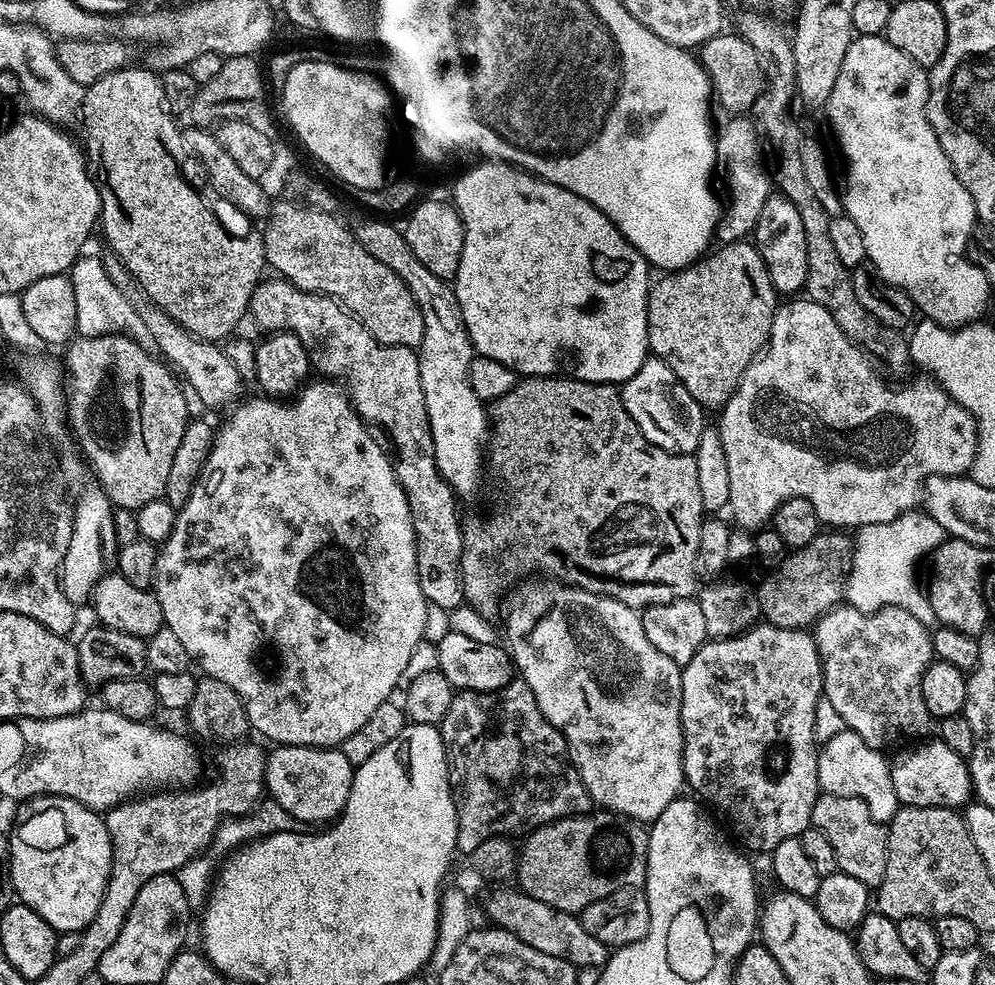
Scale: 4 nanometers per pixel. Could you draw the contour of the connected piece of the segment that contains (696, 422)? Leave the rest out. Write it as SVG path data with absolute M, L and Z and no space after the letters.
M655 358L644 360L638 374L624 381L619 393L630 418L634 418L634 422L651 444L683 456L695 453L698 438L702 438L702 430L706 426L706 412L692 397L690 390L680 385L667 362Z

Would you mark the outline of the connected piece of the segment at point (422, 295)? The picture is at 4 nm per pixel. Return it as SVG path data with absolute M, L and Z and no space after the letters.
M368 218L365 224L355 225L354 235L357 242L368 251L382 266L390 266L402 282L410 290L418 310L422 314L424 333L418 349L420 373L422 374L422 394L426 402L426 414L430 418L430 434L434 442L434 458L440 471L440 477L452 487L457 497L472 496L480 488L480 467L486 464L485 444L490 436L490 412L485 401L474 394L474 386L470 386L470 362L474 355L472 339L464 325L462 310L458 306L455 287L449 281L438 278L438 274L430 274L418 258L410 250L403 231L399 227L387 224L384 218Z

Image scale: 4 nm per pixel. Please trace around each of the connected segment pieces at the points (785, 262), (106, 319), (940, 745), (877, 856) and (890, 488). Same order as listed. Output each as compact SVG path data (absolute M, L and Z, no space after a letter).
M773 194L766 198L762 214L758 214L754 243L770 274L770 282L781 297L792 298L805 291L807 282L805 227L797 207L790 198L781 194Z
M81 255L70 269L74 286L74 310L78 310L77 333L80 336L101 336L118 332L121 336L131 336L139 344L151 345L153 338L146 330L136 304L128 301L129 295L118 290L114 282L110 282L110 274L106 274L103 259L99 255L97 257L88 255Z
M939 738L902 751L890 766L895 796L901 805L934 806L935 808L965 807L972 798L972 778L967 761L950 750Z
M829 792L817 795L811 827L826 834L830 846L834 849L839 871L850 874L850 878L858 878L858 882L862 882L870 890L880 887L886 874L888 830L885 825L876 821L874 814L870 814L870 806L866 806L862 798L850 798Z
M792 298L777 307L772 319L772 333L766 345L766 351L757 356L742 374L740 385L728 399L719 413L718 431L722 438L722 450L726 450L726 471L730 474L731 519L739 527L747 530L759 530L771 521L772 515L782 502L790 498L806 498L814 510L818 510L821 525L831 526L836 530L859 530L866 524L890 522L903 512L911 512L921 503L922 489L931 476L962 476L971 469L974 454L978 446L976 419L969 414L946 390L927 375L920 374L913 384L904 384L901 388L891 388L876 373L877 365L872 356L867 354L838 328L837 322L823 306L807 298Z

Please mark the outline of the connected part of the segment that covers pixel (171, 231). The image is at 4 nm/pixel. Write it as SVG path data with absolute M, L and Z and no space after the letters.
M129 66L106 74L106 78L98 78L98 82L84 89L82 124L83 120L84 136L88 139L86 156L98 173L98 224L101 229L104 227L104 236L112 247L109 248L111 255L124 263L135 287L141 288L151 303L170 314L191 336L213 342L227 341L239 329L236 327L240 319L249 315L248 303L257 284L261 283L260 271L266 268L264 237L260 234L231 236L208 209L207 202L184 181L175 158L164 145L179 145L182 128L172 121L175 119L168 110L160 76L147 66Z

